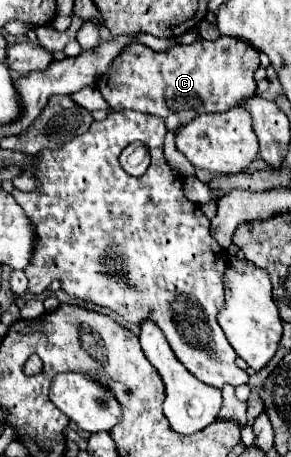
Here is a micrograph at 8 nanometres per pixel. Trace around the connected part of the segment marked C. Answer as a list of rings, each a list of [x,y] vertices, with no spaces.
[[[221,36],[215,42],[197,40],[187,46],[173,46],[167,52],[153,52],[143,44],[129,44],[113,60],[107,74],[99,78],[99,92],[113,110],[139,110],[165,120],[167,130],[181,128],[199,114],[225,112],[239,100],[255,96],[253,80],[259,68],[259,54],[239,38]]]

